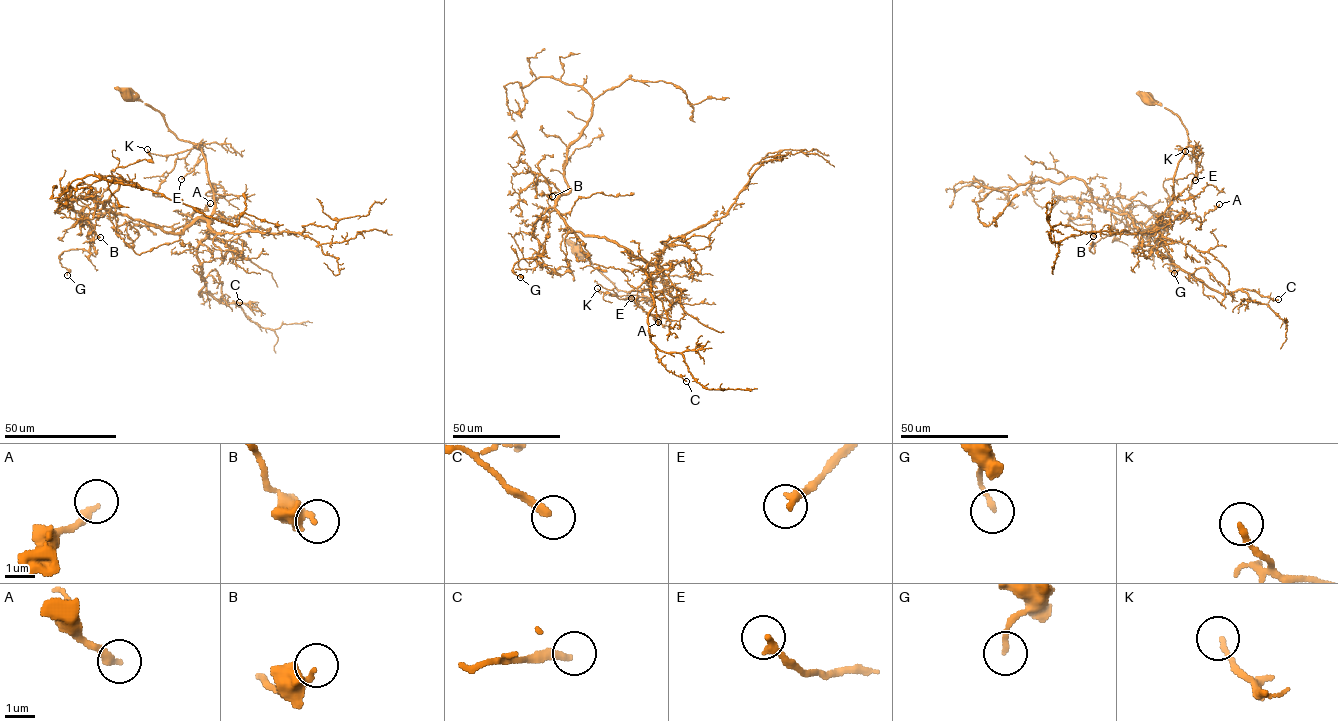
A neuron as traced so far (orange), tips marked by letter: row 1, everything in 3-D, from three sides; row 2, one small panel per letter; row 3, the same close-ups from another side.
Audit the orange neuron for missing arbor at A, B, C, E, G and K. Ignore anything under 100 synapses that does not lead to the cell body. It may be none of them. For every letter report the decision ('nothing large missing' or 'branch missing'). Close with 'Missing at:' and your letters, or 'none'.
A: nothing large missing
B: nothing large missing
C: nothing large missing
E: nothing large missing
G: nothing large missing
K: nothing large missing
Missing at: none

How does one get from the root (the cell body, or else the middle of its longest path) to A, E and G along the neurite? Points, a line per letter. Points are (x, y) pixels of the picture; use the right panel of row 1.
A: (1147, 99), (1173, 113), (1189, 140), (1161, 220), (1194, 213), (1202, 222), (1219, 204)
E: (1147, 99), (1169, 109), (1186, 129), (1188, 144), (1197, 162), (1195, 180)
G: (1147, 99), (1169, 109), (1187, 133), (1172, 203), (1150, 232), (1126, 214), (1104, 210), (1129, 213), (1174, 273)

